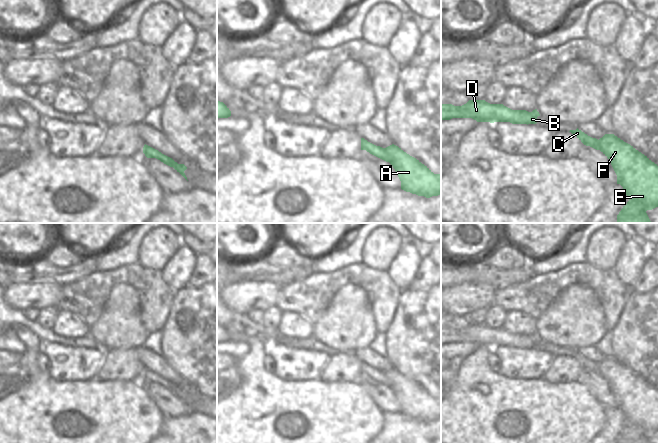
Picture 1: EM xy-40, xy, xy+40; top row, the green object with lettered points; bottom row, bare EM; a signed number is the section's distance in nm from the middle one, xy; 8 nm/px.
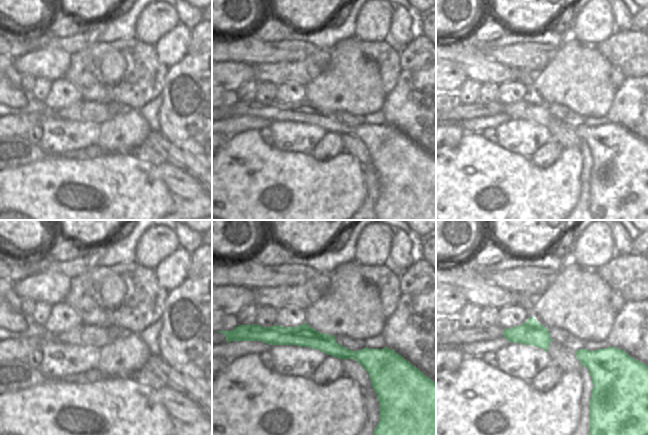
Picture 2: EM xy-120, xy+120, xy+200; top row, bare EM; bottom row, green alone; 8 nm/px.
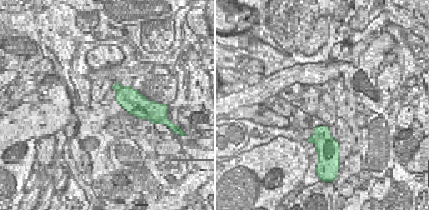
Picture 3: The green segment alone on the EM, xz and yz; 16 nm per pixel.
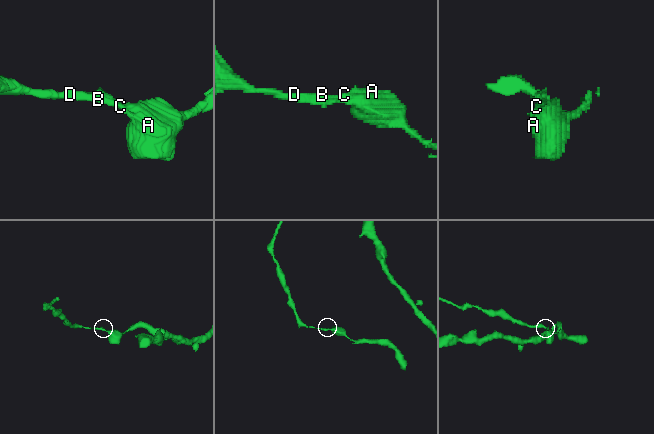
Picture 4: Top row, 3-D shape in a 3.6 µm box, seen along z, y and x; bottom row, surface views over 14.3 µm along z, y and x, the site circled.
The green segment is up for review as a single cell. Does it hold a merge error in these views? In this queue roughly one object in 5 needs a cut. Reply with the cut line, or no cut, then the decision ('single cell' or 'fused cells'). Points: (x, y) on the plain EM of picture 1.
cut none; single cell

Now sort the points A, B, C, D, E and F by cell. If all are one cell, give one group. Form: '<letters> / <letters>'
A B C D E F

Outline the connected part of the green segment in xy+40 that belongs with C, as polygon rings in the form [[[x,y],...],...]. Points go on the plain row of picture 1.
[[[570,354],[584,369],[600,374],[610,385],[629,425],[617,443],[649,443],[646,435],[658,431],[658,390],[614,358],[599,364],[579,354]]]

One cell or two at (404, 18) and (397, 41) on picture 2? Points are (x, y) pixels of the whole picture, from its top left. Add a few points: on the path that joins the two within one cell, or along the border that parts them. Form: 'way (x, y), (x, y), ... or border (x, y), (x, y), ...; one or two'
way (403, 24), (399, 35); one

